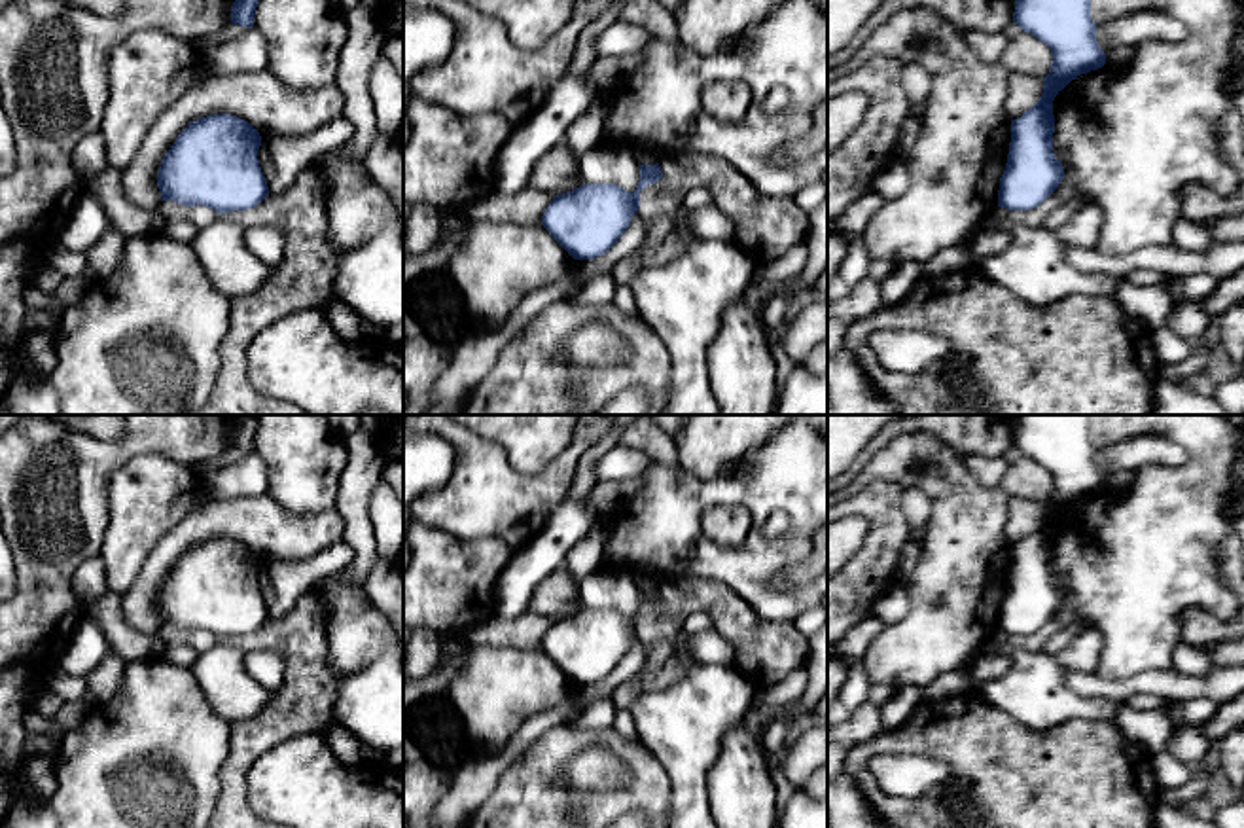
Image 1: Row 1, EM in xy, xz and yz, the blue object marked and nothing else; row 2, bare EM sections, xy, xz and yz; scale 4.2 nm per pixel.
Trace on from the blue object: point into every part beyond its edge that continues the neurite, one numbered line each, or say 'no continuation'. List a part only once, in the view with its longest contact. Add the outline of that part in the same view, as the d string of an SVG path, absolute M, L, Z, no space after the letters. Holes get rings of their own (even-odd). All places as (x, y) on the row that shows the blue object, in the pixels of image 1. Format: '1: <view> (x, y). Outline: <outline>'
no continuation

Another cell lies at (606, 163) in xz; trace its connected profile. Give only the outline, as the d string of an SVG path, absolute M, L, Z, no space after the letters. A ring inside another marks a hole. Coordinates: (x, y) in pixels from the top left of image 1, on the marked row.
M598 146L579 159L583 184L617 184L632 193L640 182L640 165L632 148Z

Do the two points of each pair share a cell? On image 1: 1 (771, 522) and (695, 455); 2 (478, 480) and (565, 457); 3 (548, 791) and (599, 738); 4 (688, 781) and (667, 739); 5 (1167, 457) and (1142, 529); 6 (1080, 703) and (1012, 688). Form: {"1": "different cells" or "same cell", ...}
{"1": "different cells", "2": "same cell", "3": "same cell", "4": "same cell", "5": "different cells", "6": "same cell"}

